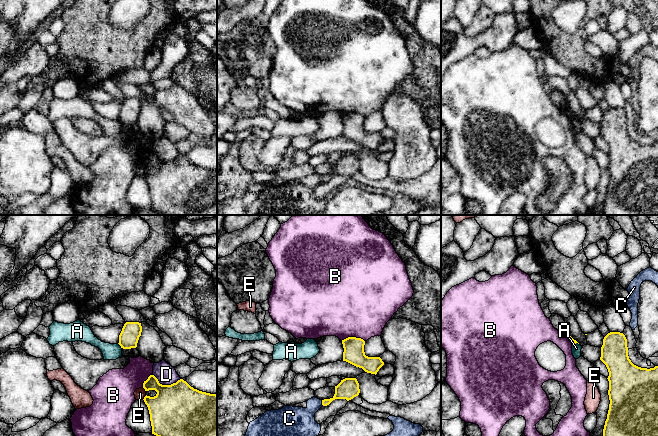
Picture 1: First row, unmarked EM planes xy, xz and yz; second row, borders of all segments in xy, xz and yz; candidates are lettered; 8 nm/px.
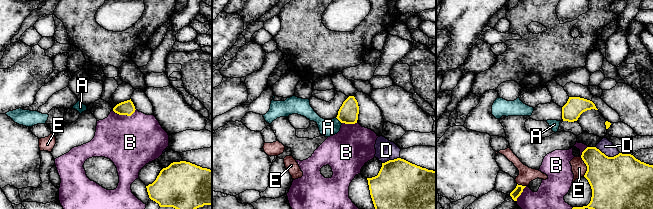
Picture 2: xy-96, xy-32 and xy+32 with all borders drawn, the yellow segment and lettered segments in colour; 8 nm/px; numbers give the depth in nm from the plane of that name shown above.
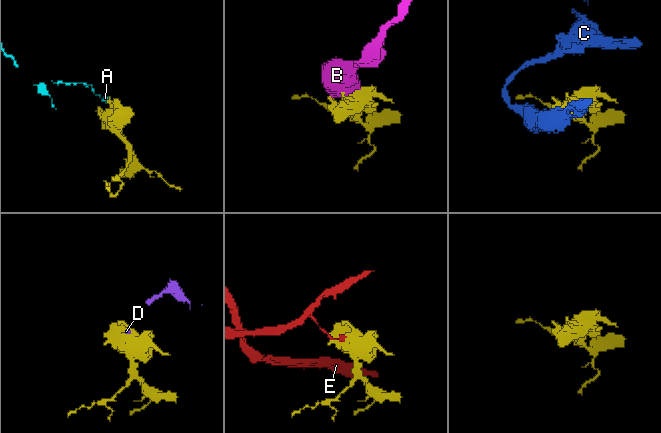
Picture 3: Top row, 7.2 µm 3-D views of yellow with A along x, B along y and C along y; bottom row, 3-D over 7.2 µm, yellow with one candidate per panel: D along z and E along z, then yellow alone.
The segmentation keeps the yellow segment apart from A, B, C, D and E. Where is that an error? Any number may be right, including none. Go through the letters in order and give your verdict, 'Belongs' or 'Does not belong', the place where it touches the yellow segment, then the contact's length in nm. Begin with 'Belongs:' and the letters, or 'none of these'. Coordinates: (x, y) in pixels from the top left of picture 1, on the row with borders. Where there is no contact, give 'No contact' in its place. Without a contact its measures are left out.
Belongs: none of these
A: Does not belong. Touches yellow at xy (120, 345). Shared border 50 nm
B: Does not belong. Touches yellow at xz (353, 337). Shared border 190 nm
C: Does not belong. Touches yellow at xz (322, 403). Shared border 50 nm
D: Does not belong. Touches yellow at xy (166, 385). Shared border 220 nm
E: Does not belong. Touches yellow at xy (144, 397). Shared border 50 nm

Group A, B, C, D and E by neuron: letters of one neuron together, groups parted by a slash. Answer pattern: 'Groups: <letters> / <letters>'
Groups: A / B / C / D / E

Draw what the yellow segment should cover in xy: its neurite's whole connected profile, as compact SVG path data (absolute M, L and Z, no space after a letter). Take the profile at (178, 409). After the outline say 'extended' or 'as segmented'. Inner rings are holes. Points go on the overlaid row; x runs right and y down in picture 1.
M150 375L148 379L144 381L143 388L145 389L145 391L155 390L157 392L157 394L154 397L150 397L146 395L143 399L149 410L150 421L152 426L152 434L156 436L217 436L217 395L216 394L210 394L194 389L183 379L180 379L176 383L173 383L171 385L162 385L159 383L158 379L154 375Z; as segmented

